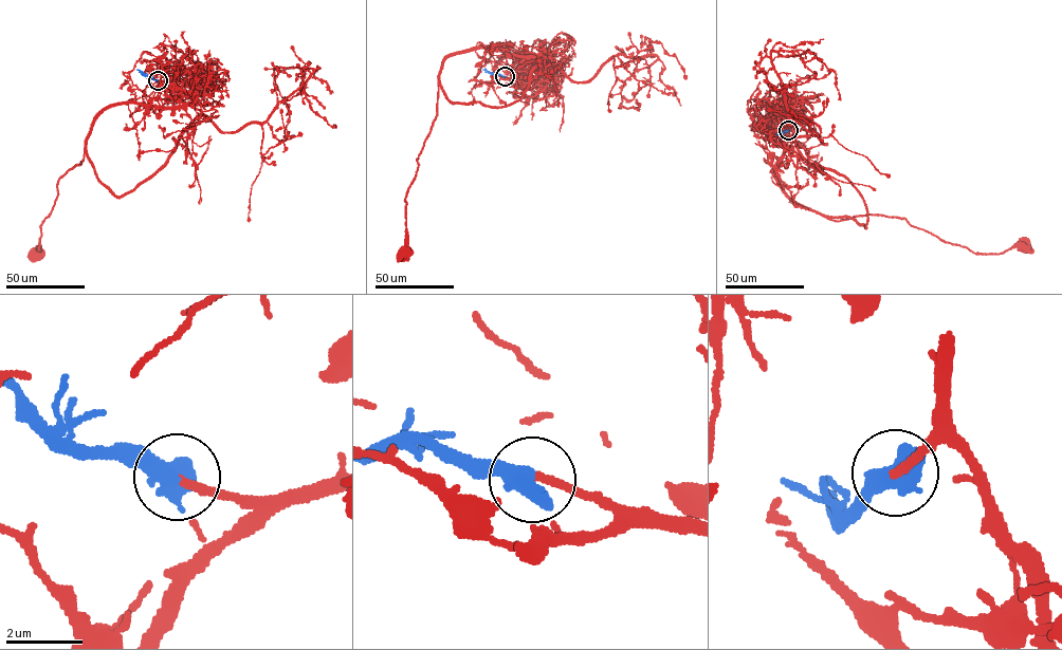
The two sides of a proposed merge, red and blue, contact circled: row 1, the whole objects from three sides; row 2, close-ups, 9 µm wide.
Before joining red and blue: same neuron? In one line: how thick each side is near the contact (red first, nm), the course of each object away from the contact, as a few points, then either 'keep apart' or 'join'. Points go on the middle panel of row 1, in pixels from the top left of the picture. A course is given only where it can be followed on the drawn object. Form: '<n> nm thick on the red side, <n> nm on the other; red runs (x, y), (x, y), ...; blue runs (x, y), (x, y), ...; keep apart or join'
200 nm thick on the red side, 700 nm on the other; red runs (505, 76), (535, 80), (544, 56), (473, 48), (443, 61), (436, 116), (405, 201), (403, 254); blue runs (505, 76), (482, 70); join

